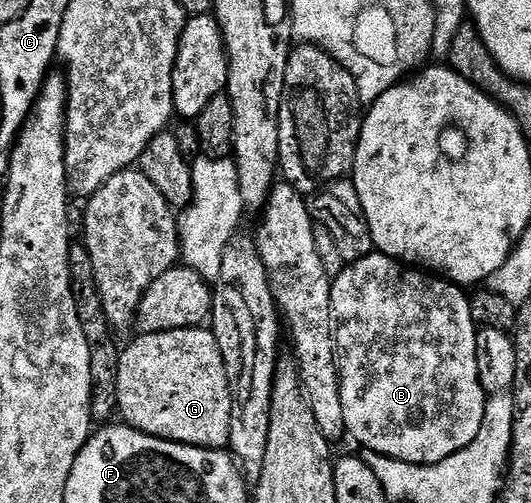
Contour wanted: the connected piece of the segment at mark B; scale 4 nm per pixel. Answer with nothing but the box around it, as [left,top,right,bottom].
[330,251,488,464]

